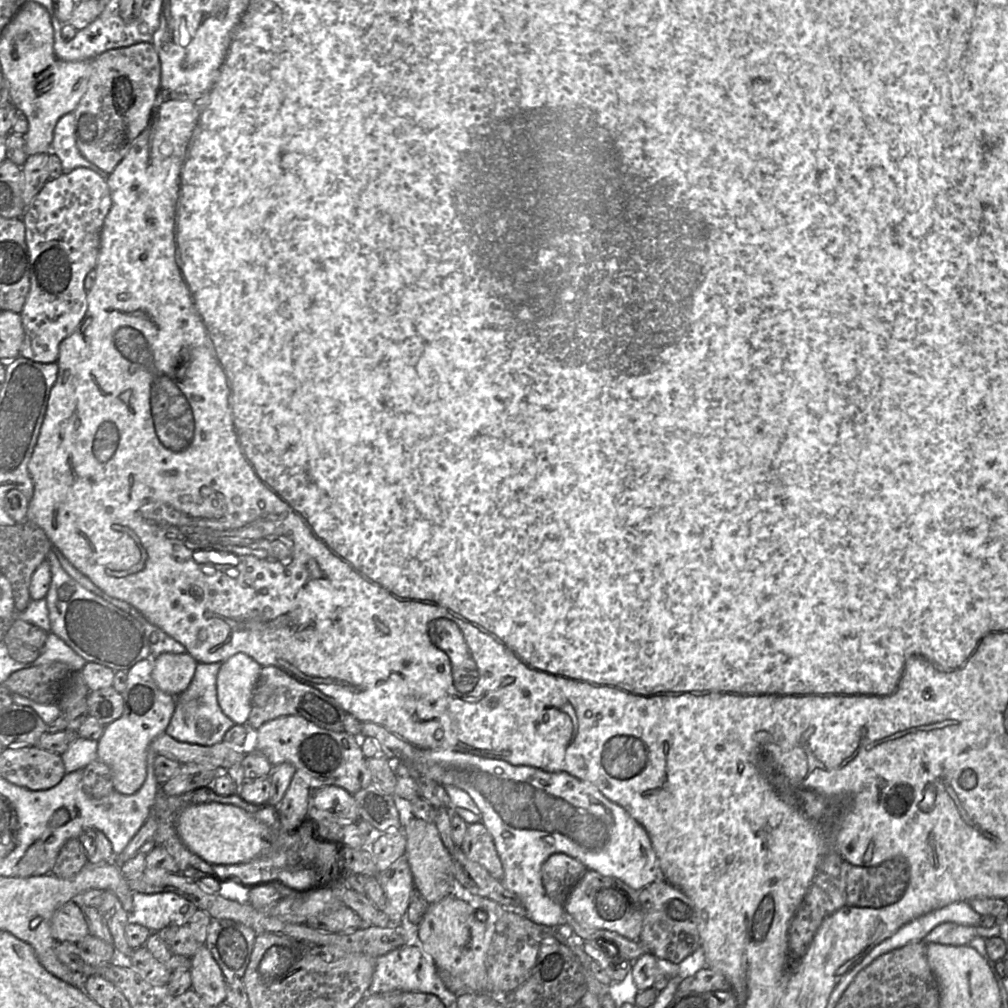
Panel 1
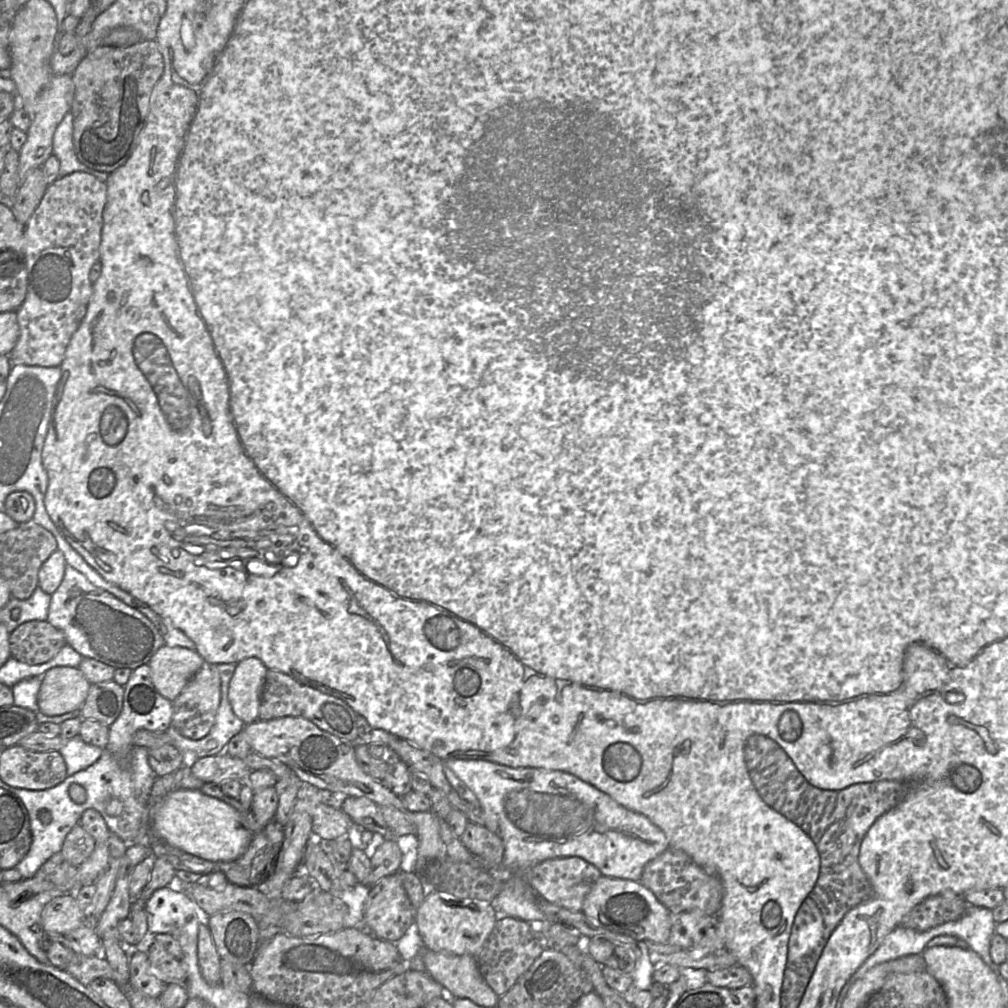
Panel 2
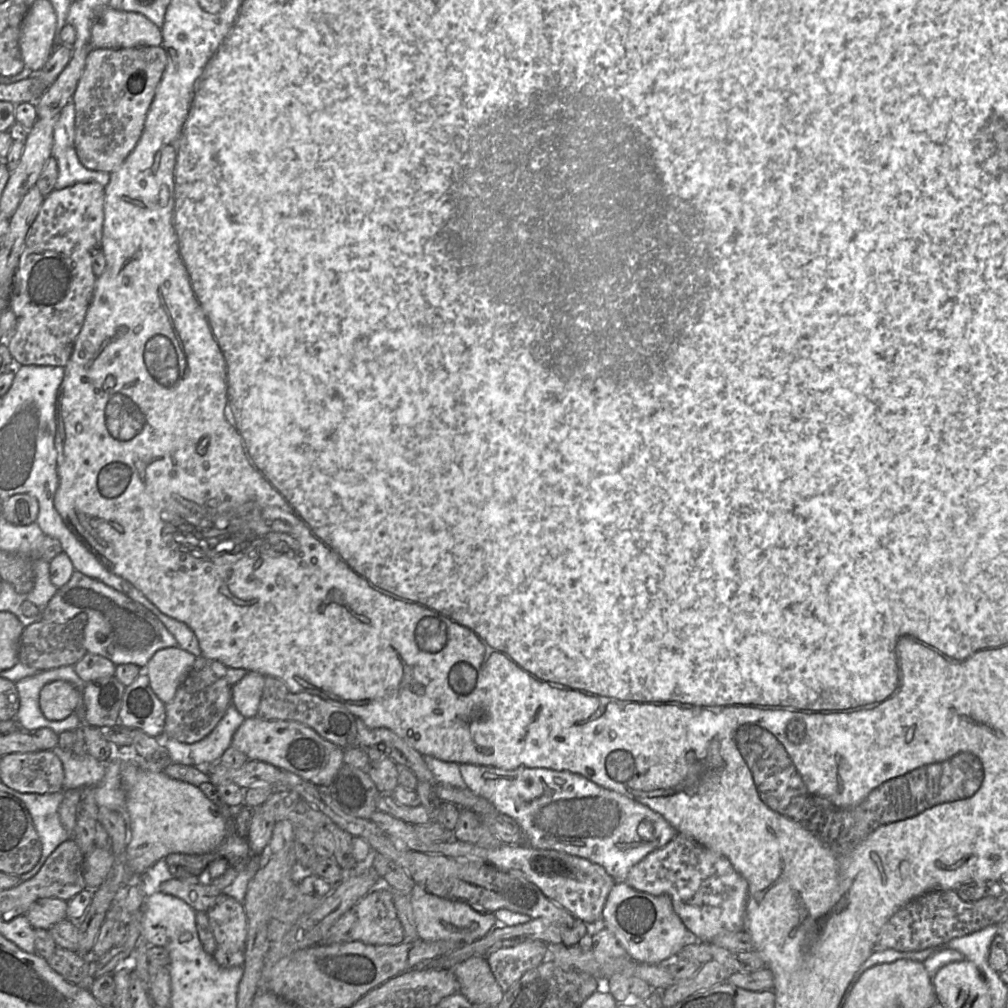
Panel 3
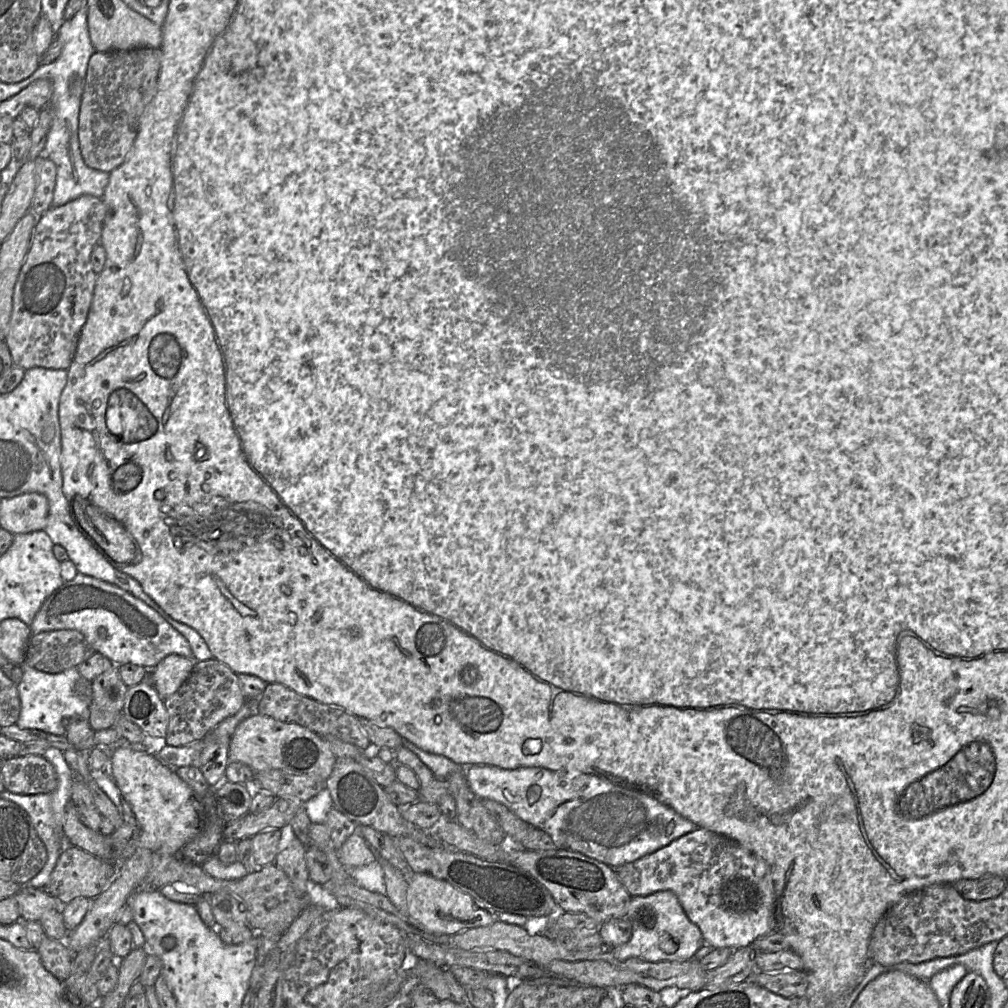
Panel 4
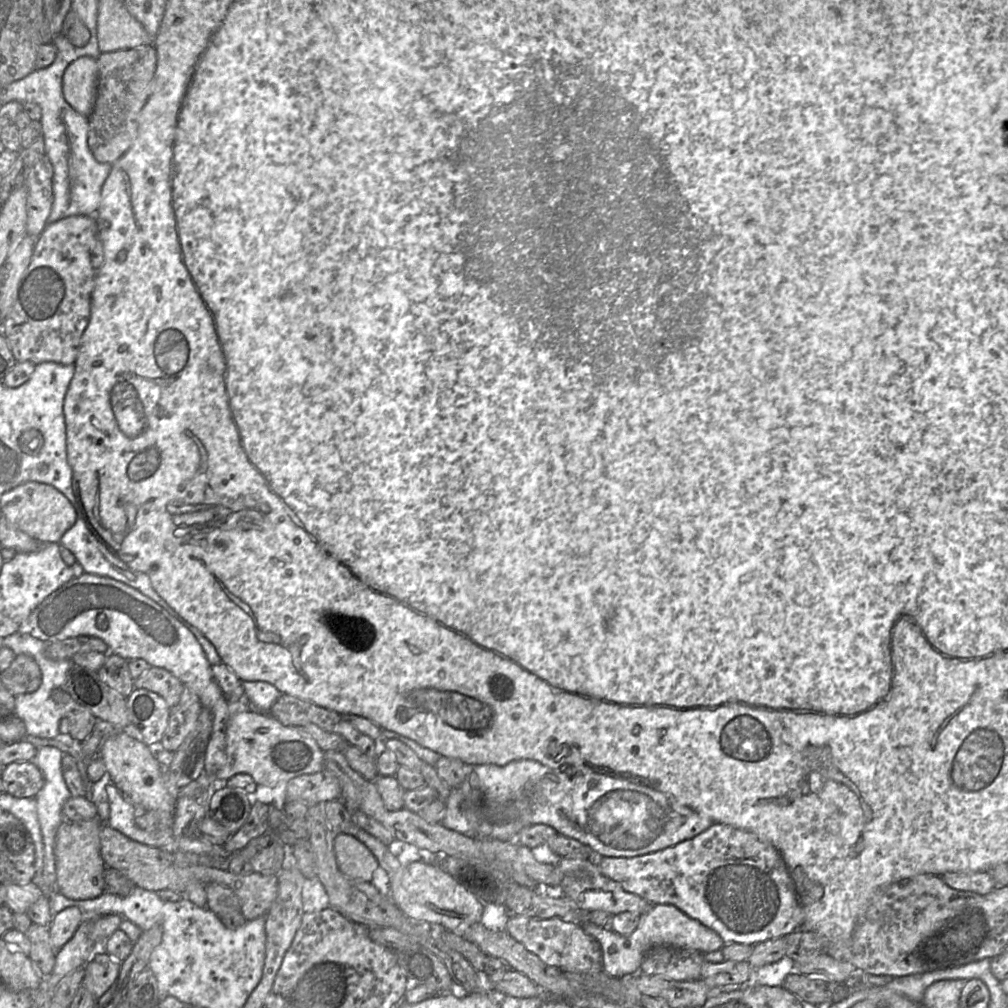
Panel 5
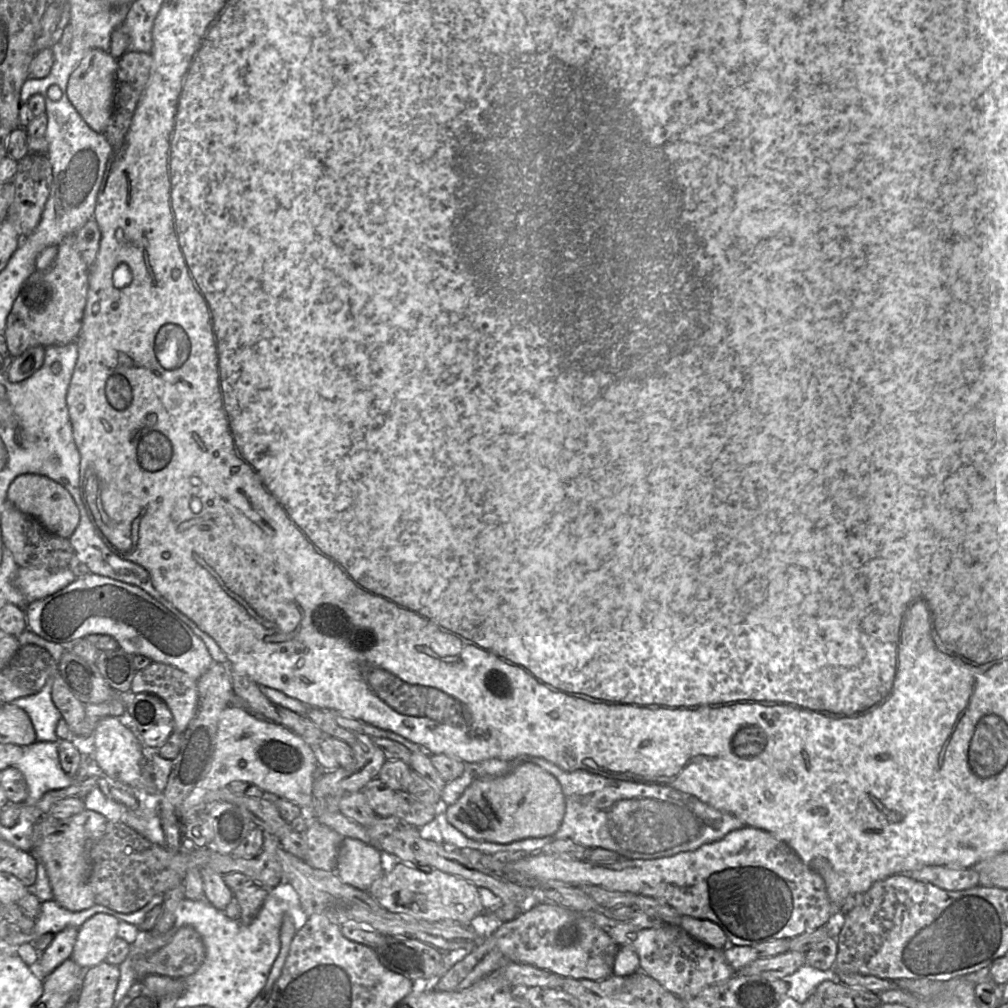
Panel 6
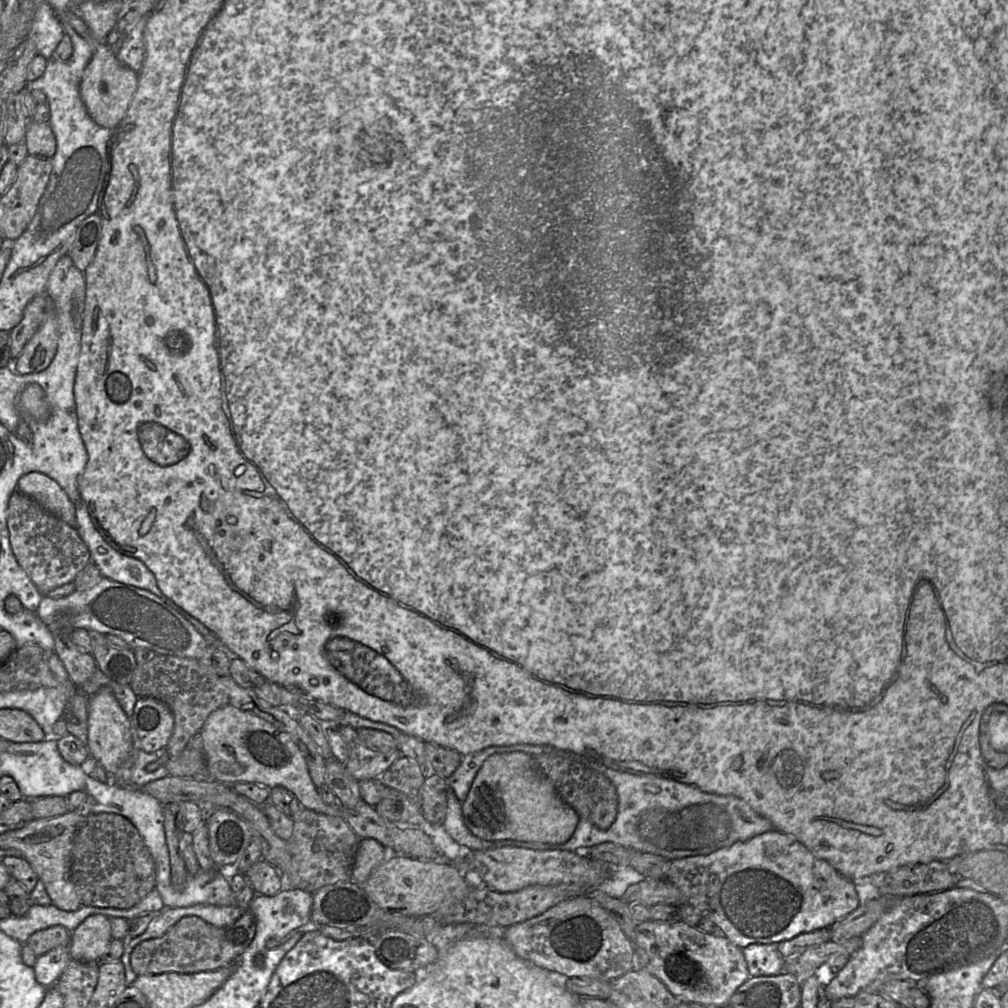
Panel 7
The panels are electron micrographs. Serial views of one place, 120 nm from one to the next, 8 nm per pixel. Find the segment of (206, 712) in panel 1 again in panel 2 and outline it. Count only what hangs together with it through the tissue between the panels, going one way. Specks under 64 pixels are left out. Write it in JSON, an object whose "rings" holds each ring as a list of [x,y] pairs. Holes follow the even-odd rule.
{"rings":[[[224,663],[217,665],[221,681],[221,700],[214,724],[205,737],[199,740],[191,740],[182,736],[171,725],[166,731],[172,739],[173,746],[185,757],[186,762],[222,754],[229,740],[240,731],[243,731],[245,724],[234,714],[228,700],[229,682],[236,664]]]}

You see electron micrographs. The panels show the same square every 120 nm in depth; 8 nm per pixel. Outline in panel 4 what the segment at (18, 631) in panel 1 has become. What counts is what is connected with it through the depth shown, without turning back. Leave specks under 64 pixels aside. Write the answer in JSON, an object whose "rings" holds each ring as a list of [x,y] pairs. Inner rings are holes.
{"rings":[[[61,629],[32,634],[24,663],[45,673],[60,673],[76,667],[96,651],[76,630]]]}

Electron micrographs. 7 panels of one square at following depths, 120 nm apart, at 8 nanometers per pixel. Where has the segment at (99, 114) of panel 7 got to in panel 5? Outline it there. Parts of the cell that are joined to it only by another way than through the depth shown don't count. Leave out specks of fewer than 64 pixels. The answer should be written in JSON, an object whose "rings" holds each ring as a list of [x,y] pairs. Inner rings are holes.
{"rings":[[[84,56],[72,62],[63,75],[66,102],[86,118],[92,114],[98,88],[97,60]]]}

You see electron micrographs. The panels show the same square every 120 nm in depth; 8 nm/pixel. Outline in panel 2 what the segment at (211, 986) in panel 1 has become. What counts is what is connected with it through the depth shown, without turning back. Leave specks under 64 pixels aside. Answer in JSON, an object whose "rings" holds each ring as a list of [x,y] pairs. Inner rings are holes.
{"rings":[[[200,924],[198,934],[198,963],[201,974],[210,985],[221,983],[221,958],[207,924]]]}

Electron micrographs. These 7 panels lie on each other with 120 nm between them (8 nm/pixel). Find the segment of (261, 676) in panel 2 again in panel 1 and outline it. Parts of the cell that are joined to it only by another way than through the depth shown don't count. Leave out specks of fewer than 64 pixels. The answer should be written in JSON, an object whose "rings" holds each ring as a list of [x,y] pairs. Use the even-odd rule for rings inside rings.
{"rings":[[[237,653],[221,663],[217,674],[217,701],[235,724],[247,725],[254,688],[261,665],[245,653]]]}

